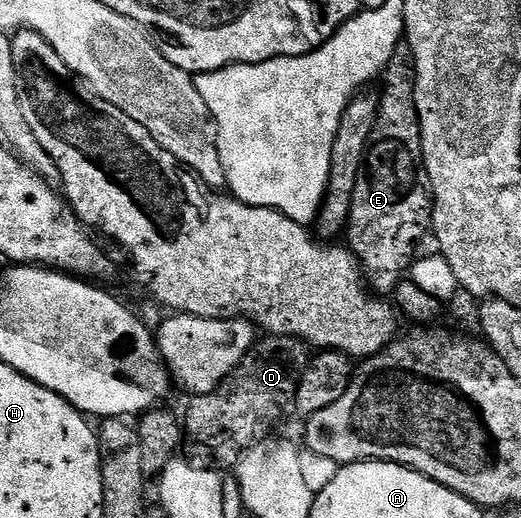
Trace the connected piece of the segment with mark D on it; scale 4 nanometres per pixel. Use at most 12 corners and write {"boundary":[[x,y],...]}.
{"boundary":[[258,339],[183,412],[188,459],[233,470],[294,403],[311,359]]}

